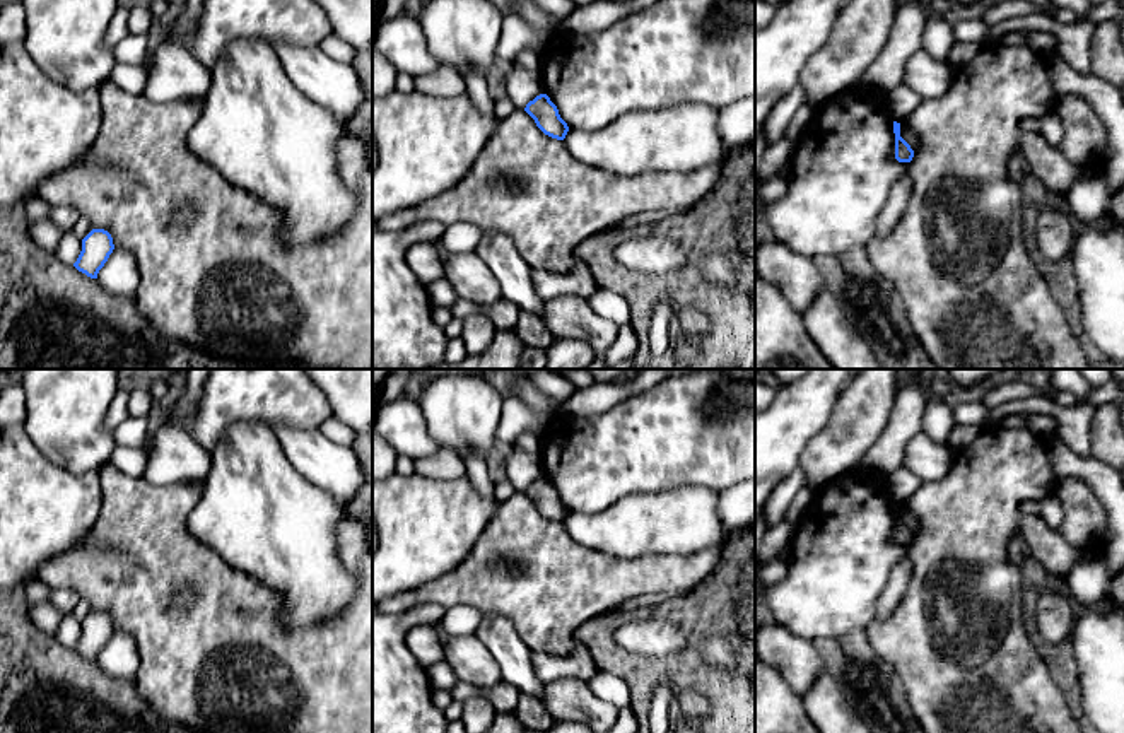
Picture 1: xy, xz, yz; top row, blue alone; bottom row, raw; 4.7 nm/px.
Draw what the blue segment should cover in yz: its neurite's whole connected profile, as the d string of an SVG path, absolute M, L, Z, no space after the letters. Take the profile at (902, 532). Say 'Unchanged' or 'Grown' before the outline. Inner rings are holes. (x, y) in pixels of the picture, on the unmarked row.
Unchanged. M893 504L895 516L895 542L899 545L910 545L914 540L914 533L910 528L900 519L900 506Z

